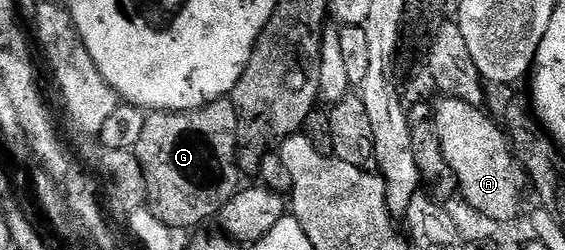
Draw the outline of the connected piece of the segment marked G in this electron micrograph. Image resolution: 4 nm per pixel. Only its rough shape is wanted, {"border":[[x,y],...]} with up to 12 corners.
{"border":[[230,98],[150,112],[135,146],[166,227],[240,190]]}

